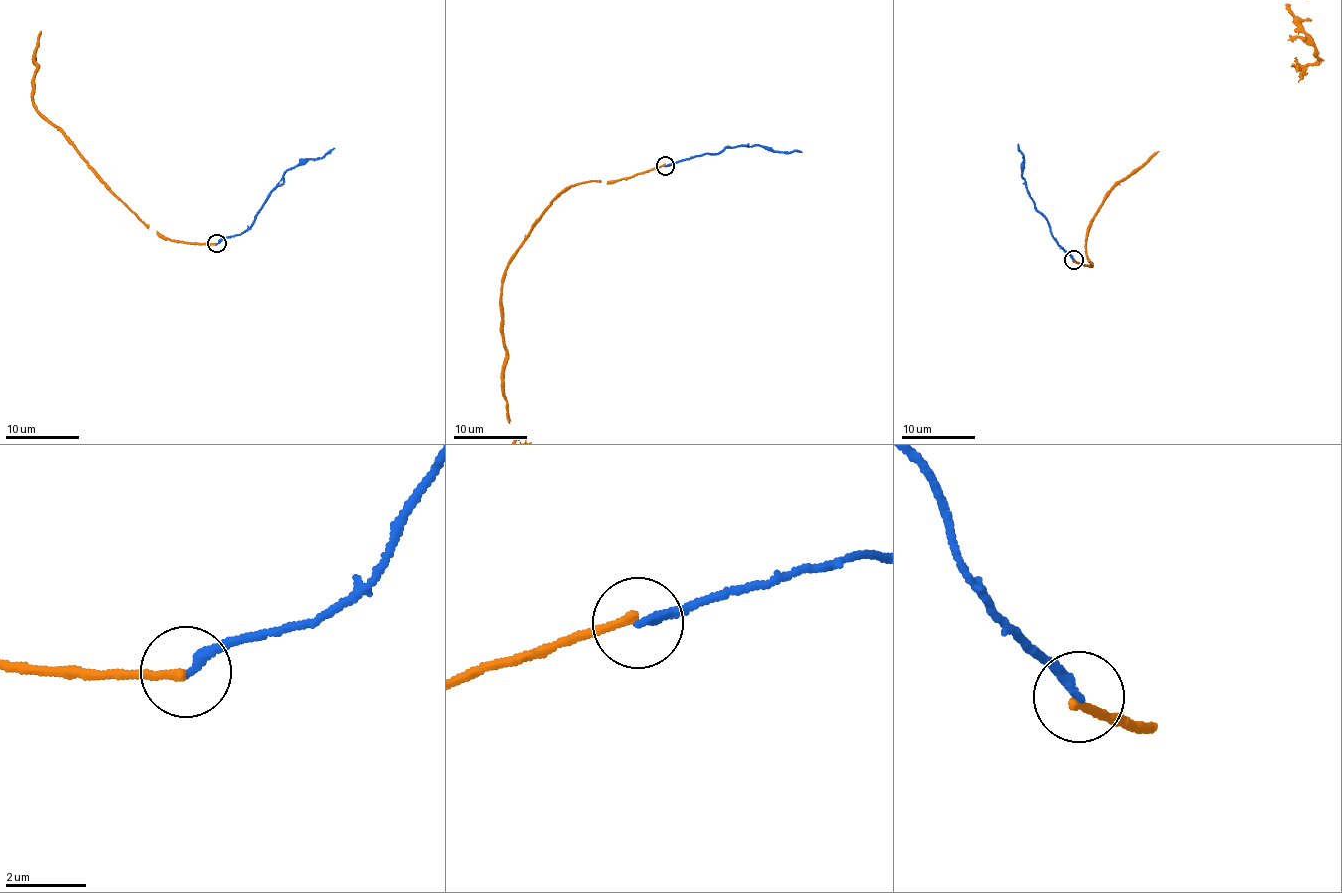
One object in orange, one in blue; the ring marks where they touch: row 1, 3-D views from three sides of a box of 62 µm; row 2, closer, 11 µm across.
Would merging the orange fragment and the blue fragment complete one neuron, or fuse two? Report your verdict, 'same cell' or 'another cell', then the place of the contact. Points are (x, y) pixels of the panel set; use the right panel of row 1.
another cell; at (1074, 260)

